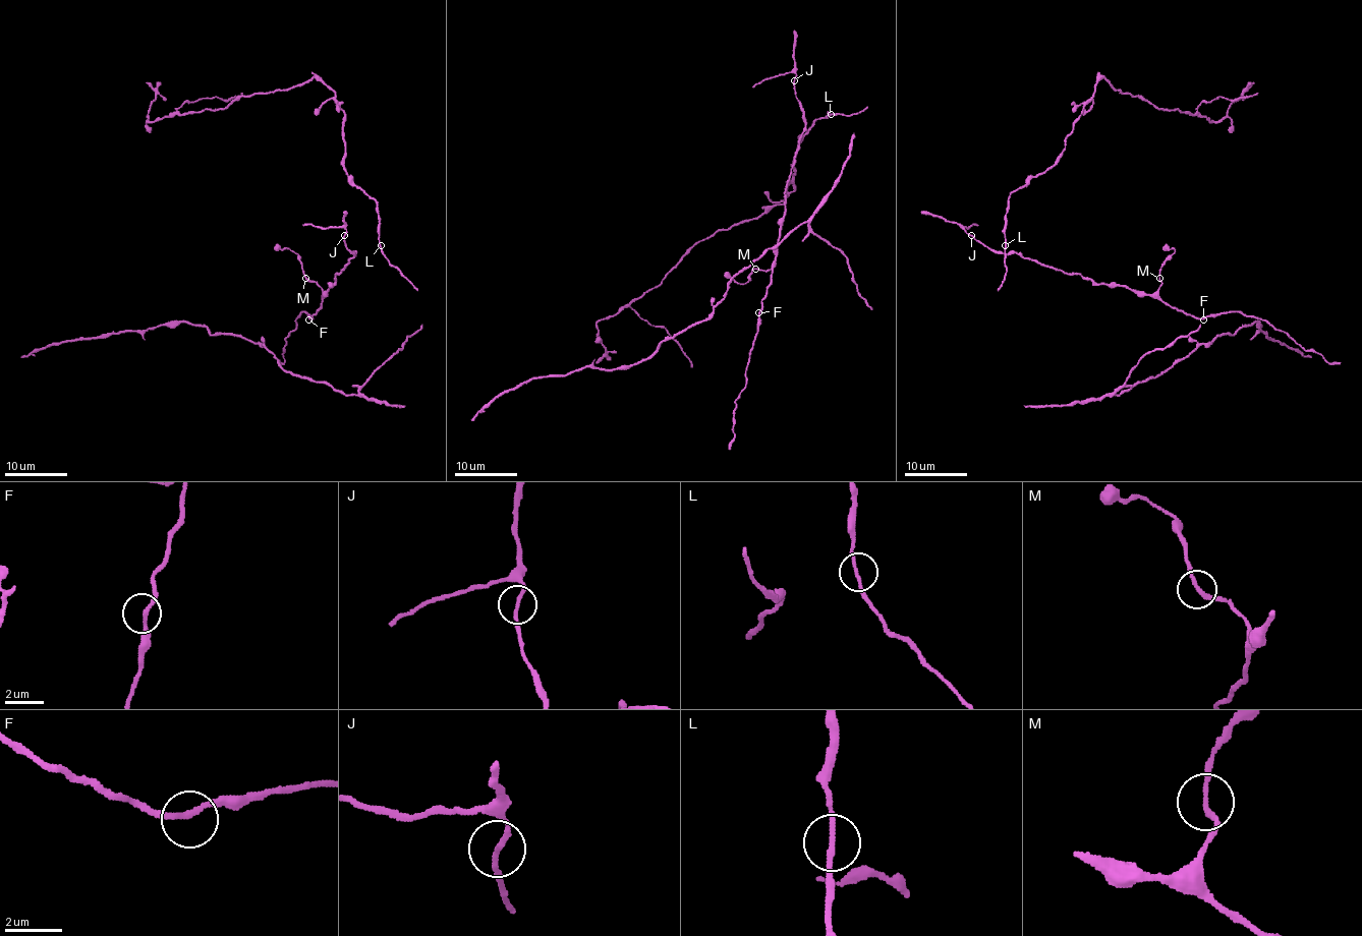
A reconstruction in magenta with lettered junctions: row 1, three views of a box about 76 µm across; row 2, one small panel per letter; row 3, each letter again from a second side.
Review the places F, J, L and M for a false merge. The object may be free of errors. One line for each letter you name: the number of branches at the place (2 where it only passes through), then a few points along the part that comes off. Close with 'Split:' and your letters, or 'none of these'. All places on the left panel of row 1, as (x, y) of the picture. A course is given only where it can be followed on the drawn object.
Split: none of these

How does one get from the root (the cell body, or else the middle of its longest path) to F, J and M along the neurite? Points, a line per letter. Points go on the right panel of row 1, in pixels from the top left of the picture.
F: (1030, 259), (1068, 274), (1081, 274), (1096, 283), (1120, 285), (1156, 294), (1169, 305), (1193, 317), (1203, 319)
J: (1030, 259), (1016, 253), (992, 251), (970, 236)
M: (1030, 259), (1068, 274), (1081, 274), (1096, 283), (1128, 286), (1147, 294), (1158, 289), (1159, 278)

